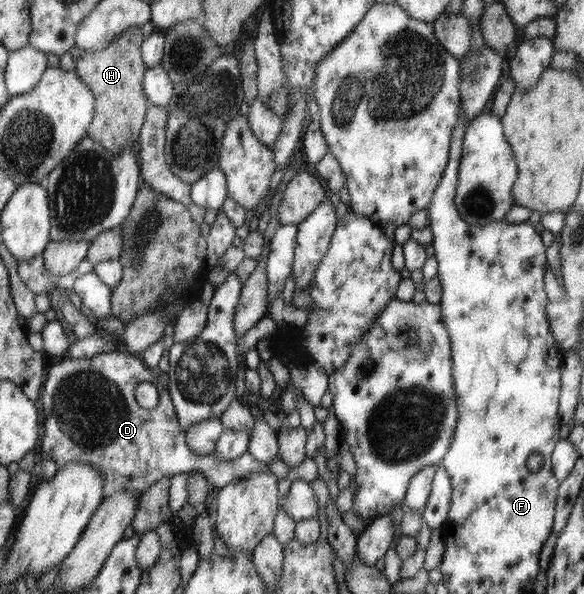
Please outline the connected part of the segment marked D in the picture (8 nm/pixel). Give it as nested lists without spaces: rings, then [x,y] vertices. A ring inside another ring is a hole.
[[[125,351],[106,352],[96,354],[88,359],[62,360],[60,364],[51,366],[49,378],[44,382],[44,391],[40,397],[42,414],[44,414],[44,434],[40,437],[40,456],[42,460],[52,458],[58,468],[65,464],[85,462],[91,464],[101,472],[104,479],[104,500],[120,489],[128,489],[132,493],[142,495],[148,487],[164,479],[180,473],[192,471],[201,472],[214,486],[222,489],[232,482],[247,478],[253,472],[267,470],[269,465],[258,462],[250,453],[246,452],[230,462],[218,462],[215,452],[209,452],[198,456],[187,445],[186,432],[180,429],[176,410],[171,401],[170,394],[164,385],[154,378],[156,372],[144,365],[140,356],[127,354]],[[142,382],[150,382],[156,385],[160,395],[158,406],[153,410],[146,410],[134,398],[136,385]]]

